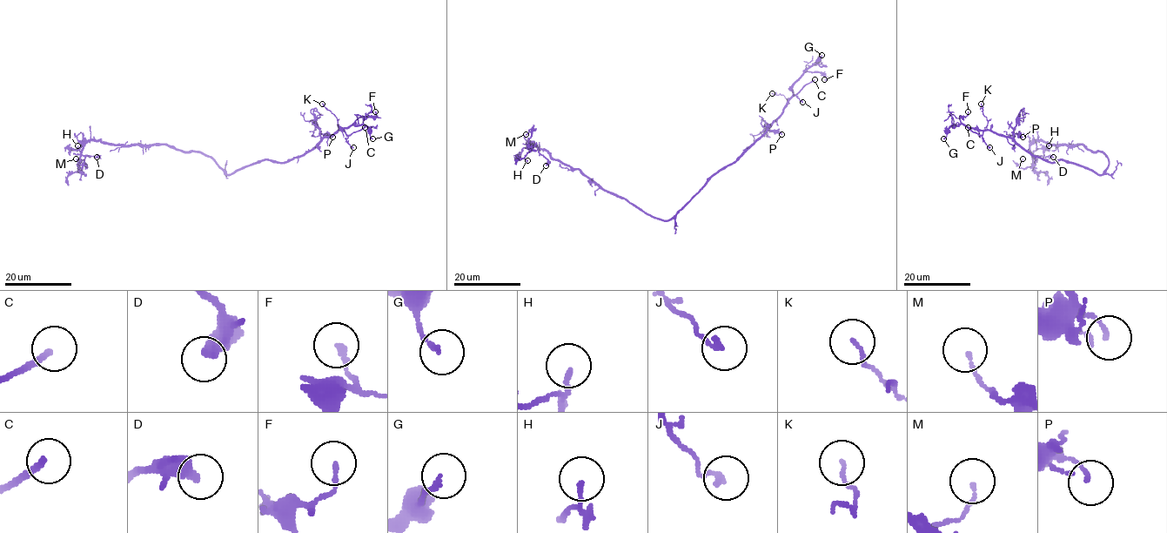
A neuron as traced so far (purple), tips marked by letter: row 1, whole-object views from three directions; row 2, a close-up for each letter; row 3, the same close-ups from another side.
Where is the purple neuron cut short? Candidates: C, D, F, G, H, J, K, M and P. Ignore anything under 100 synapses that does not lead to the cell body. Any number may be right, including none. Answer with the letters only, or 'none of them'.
C

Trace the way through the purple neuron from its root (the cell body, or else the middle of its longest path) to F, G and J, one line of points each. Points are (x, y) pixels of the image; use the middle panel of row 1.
F: (678, 212), (712, 176), (732, 165), (767, 130), (792, 96), (792, 85), (805, 72), (821, 72), (824, 79)
G: (678, 212), (712, 176), (732, 165), (767, 130), (792, 96), (792, 84), (821, 55)
J: (678, 212), (712, 176), (732, 165), (767, 130), (794, 95), (797, 94), (796, 96), (802, 102)

